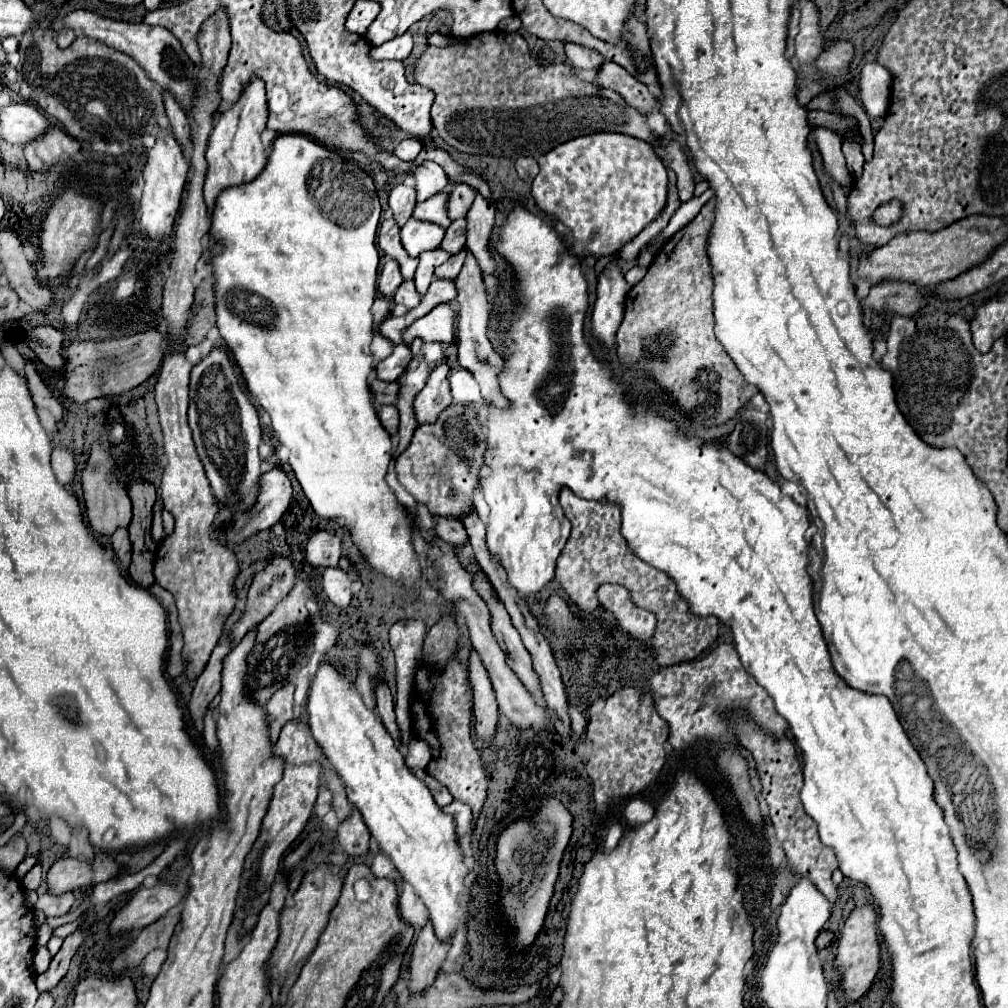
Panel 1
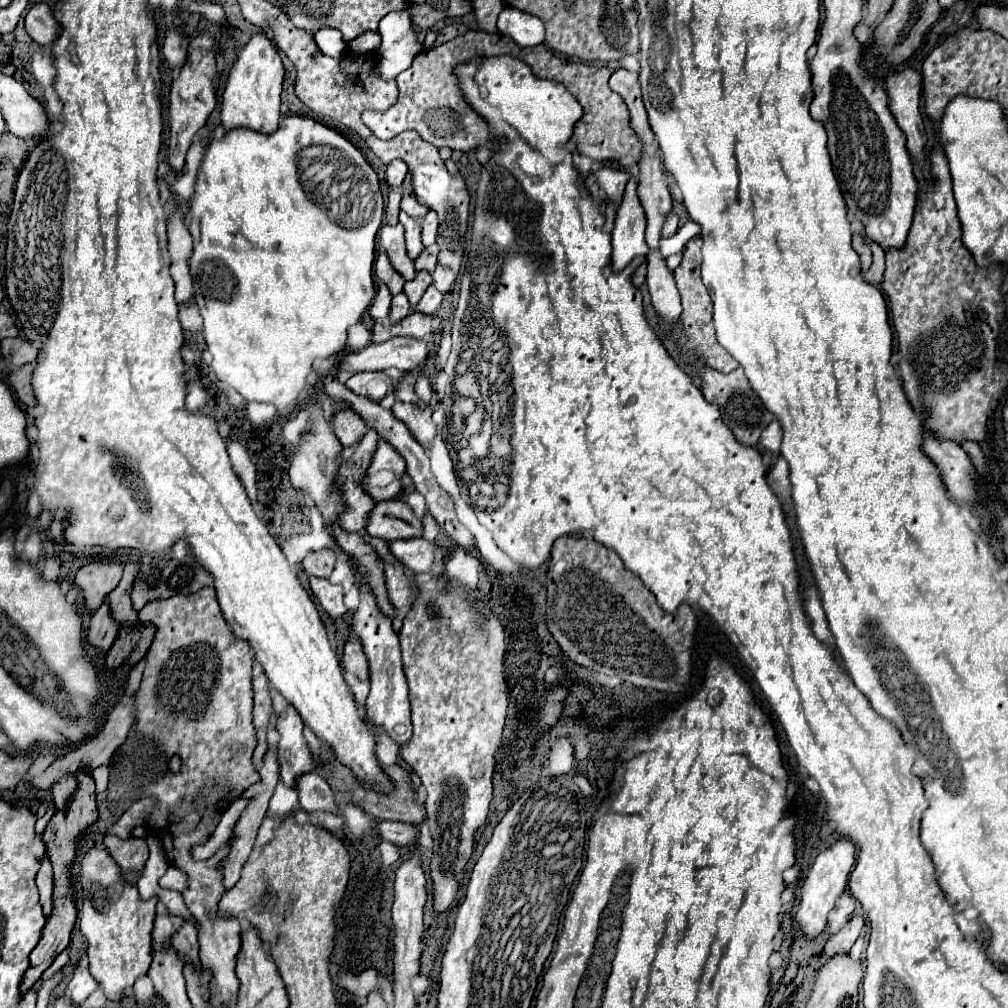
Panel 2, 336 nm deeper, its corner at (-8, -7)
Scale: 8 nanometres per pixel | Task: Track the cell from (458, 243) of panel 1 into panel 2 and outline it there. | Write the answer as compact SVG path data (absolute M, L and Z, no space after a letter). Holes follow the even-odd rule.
M428 246L414 260L414 268L416 268L416 272L420 272L420 270L432 272L436 268L436 262L438 262L438 246Z

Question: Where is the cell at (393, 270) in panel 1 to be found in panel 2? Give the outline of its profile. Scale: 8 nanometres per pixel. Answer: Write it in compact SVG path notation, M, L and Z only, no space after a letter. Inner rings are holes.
M378 284L378 290L376 290L376 296L368 308L368 314L374 318L374 320L382 320L388 316L388 310L390 310L390 300L392 300L392 294L390 290L386 290L386 286Z

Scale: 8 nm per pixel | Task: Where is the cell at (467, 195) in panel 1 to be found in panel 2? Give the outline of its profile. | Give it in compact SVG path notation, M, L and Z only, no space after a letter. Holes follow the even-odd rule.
M430 210L422 220L422 244L424 246L434 244L436 234L438 234L438 220L436 220L436 214L432 214L432 210Z

